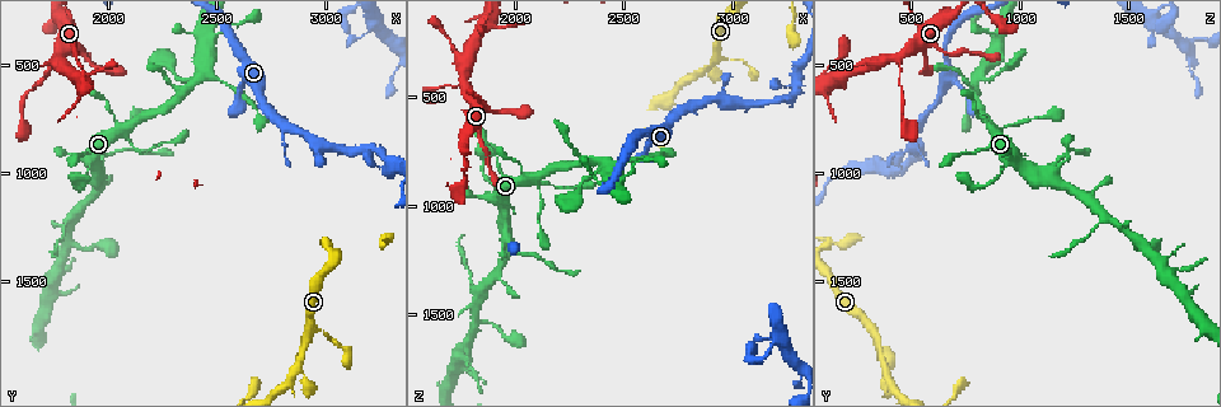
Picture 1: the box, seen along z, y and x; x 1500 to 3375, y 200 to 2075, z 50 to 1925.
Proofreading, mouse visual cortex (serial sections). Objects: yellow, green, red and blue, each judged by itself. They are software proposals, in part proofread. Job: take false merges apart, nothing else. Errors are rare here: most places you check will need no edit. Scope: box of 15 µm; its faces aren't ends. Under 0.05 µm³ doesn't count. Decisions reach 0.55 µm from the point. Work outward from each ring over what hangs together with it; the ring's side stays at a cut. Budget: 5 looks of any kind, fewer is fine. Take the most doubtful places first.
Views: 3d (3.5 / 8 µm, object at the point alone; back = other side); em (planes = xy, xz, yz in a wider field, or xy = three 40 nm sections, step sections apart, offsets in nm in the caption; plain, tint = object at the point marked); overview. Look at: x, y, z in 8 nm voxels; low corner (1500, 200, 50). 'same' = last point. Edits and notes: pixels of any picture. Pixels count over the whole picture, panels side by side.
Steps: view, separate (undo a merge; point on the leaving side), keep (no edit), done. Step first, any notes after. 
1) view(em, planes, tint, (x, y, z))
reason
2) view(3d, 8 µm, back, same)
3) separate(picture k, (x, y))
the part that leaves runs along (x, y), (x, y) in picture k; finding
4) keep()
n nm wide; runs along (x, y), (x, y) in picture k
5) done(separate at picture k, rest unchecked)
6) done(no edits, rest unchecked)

view(3d, 3.5 µm, (1980, 920, 1190))
calibre changes

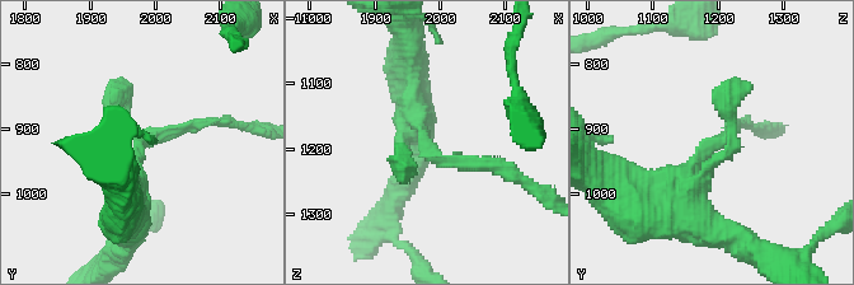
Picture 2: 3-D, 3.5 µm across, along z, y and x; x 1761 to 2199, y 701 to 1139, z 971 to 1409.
view(em, planes, tint, (1975, 925, 1180))
now the EM

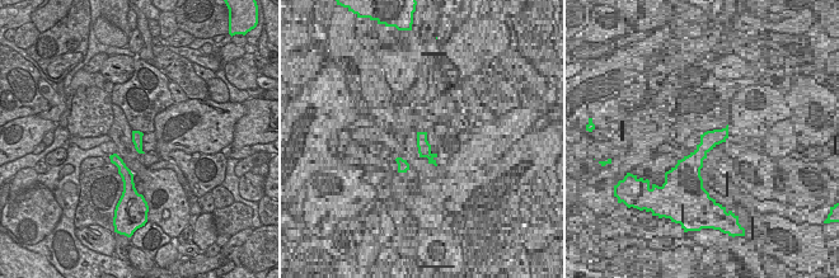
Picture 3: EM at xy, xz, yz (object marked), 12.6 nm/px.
view(em, xy, step 2, tint, same)

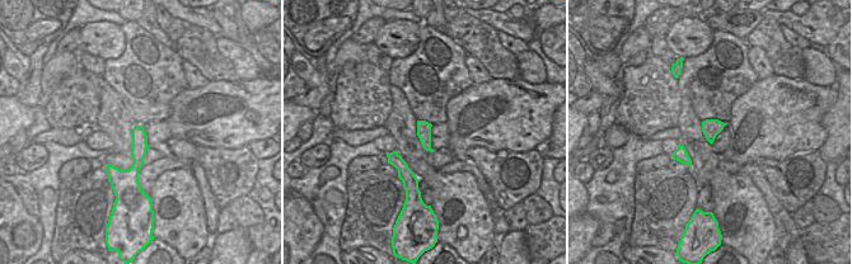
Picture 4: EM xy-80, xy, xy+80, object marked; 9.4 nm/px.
keep()
arms of 150, 400 nm; runs along (139, 128), (136, 187) in picture 4; continuous, no second cell

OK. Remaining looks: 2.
view(3d, 3.5 µm, (1830, 1190, 1400))
small branch off a trunk

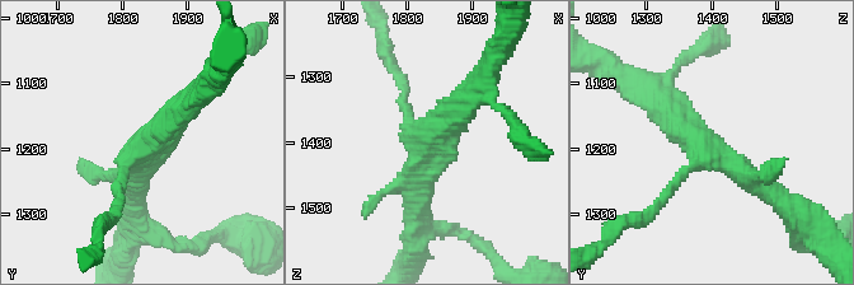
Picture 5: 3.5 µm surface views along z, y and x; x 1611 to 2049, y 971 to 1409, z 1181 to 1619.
view(em, xy, step 2, tint, (1840, 1195, 1385))
3 arms; arms of 100, 300, 350 nm; shape alone is not enough

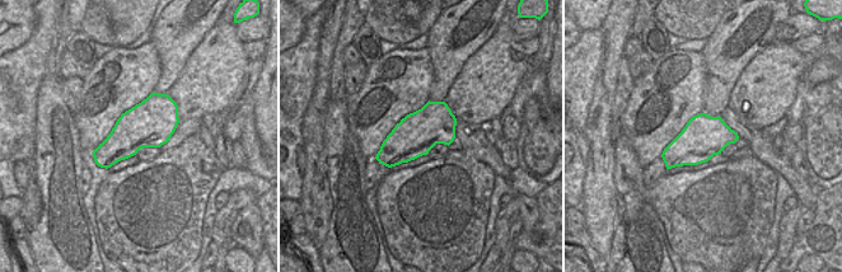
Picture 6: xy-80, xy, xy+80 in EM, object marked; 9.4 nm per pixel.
keep()
all the same cell

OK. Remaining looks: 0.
done(no edits, rest unchecked)

